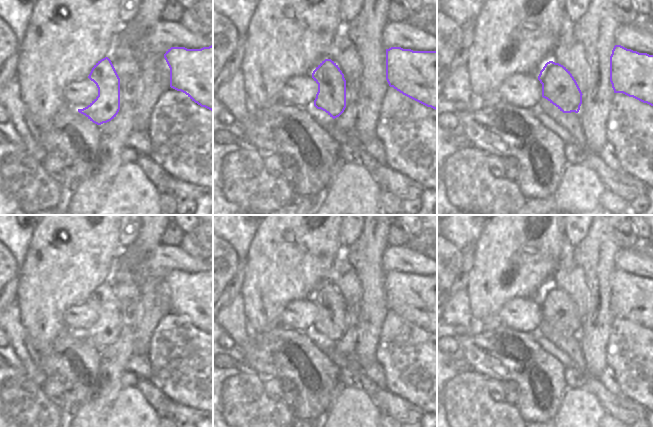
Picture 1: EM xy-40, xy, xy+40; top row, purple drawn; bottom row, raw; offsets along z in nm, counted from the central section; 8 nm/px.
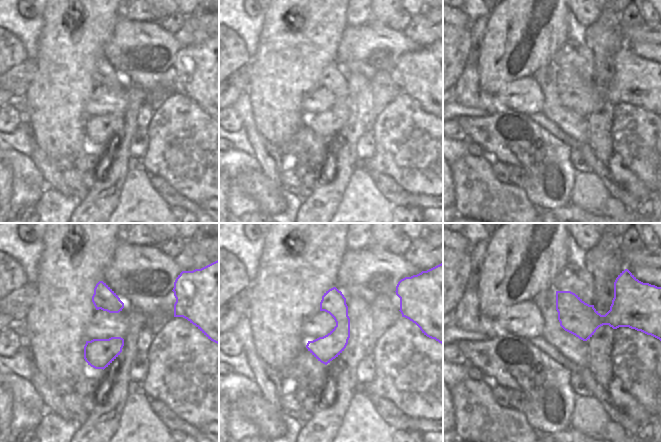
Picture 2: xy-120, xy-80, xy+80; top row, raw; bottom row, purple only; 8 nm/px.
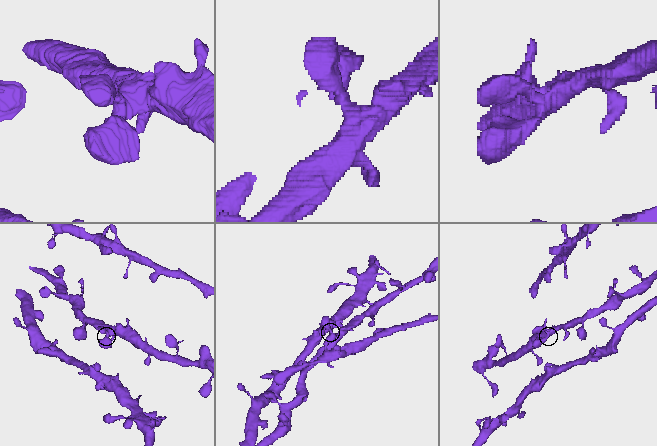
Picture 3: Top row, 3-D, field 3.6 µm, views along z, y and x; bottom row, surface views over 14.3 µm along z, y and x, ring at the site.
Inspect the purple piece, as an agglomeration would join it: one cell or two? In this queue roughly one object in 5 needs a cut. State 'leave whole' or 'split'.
leave whole

